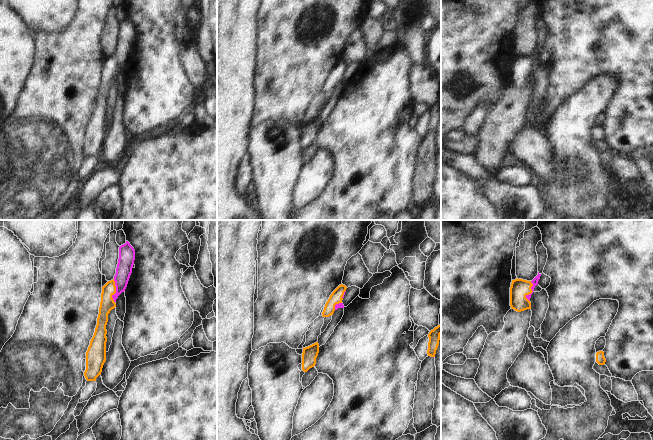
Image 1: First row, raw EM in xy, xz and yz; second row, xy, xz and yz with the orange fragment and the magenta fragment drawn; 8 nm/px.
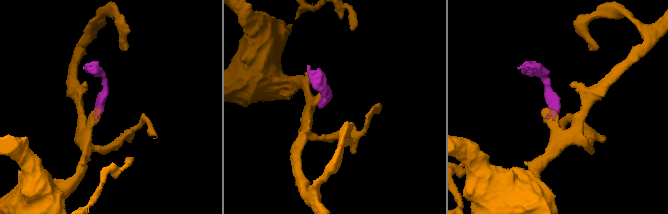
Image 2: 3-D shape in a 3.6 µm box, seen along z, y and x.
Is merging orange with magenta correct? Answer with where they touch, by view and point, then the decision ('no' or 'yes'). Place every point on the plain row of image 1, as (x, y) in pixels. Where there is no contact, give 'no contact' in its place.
meets orange in xy at (115, 67); yes

